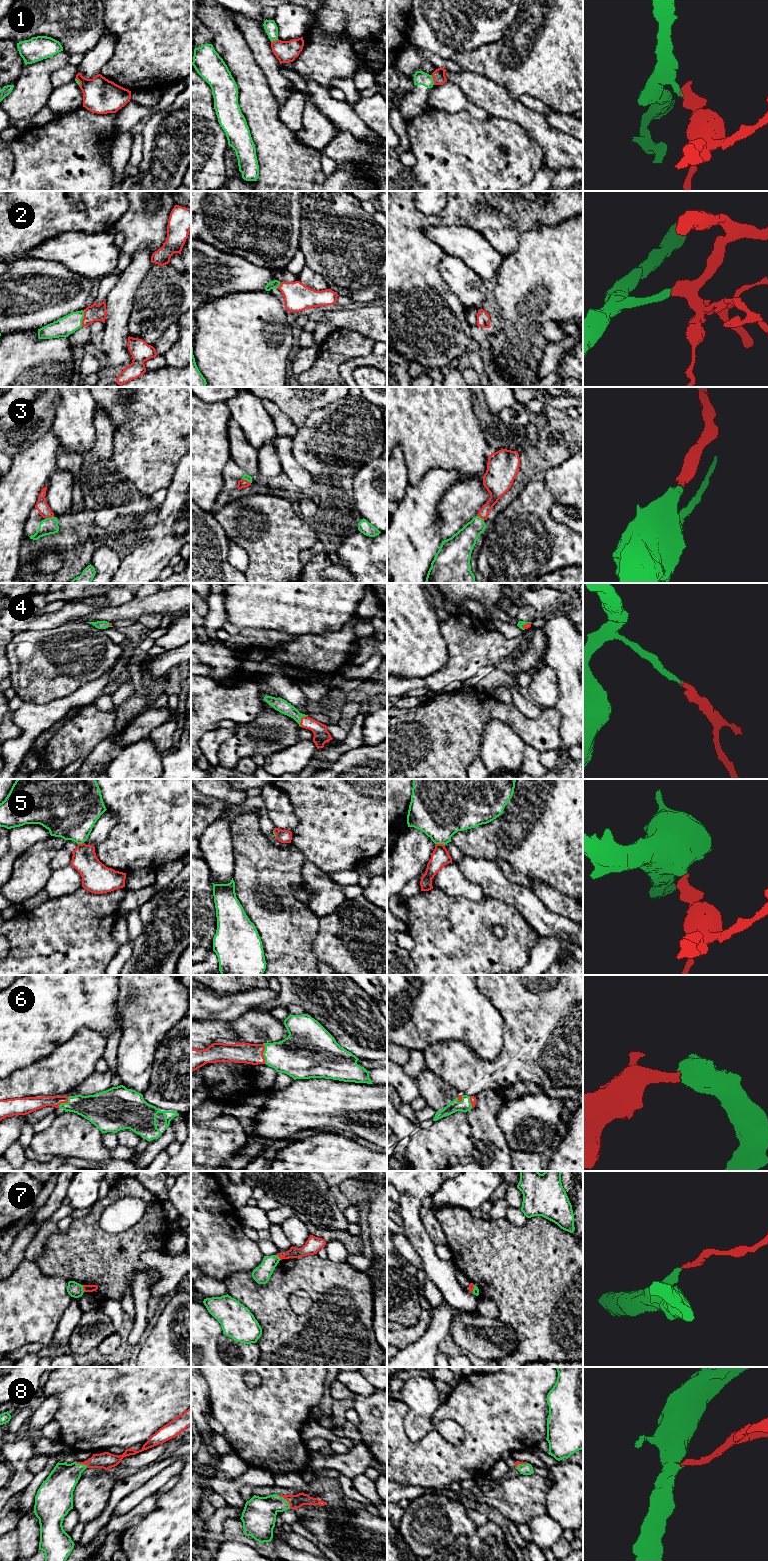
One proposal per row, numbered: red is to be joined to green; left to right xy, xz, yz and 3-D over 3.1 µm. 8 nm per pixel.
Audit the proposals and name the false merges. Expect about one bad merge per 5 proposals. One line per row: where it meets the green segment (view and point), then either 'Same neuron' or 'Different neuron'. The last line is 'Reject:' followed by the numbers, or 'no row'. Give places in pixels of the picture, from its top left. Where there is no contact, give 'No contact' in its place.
1: Touches green at yz (432, 80). Different neuron
2: Touches green at xy (83, 317). Same neuron
3: Touches green at xy (49, 518). Same neuron
4: Touches green at xz (300, 719). Same neuron
5: Touches green at yz (440, 843). Same neuron
6: Touches green at xz (263, 1053). Same neuron
7: Touches green at xy (82, 1288). Same neuron
8: Touches green at xz (286, 1500). Same neuron
Reject: 1

